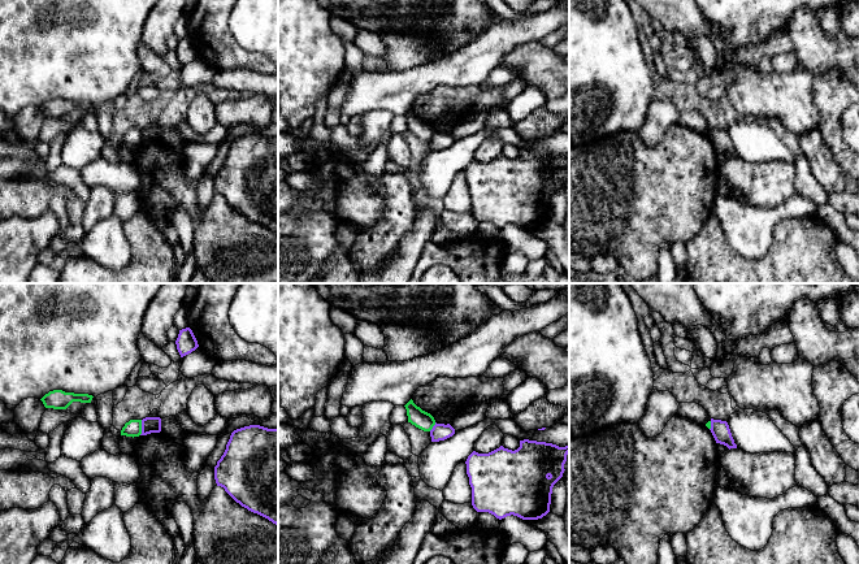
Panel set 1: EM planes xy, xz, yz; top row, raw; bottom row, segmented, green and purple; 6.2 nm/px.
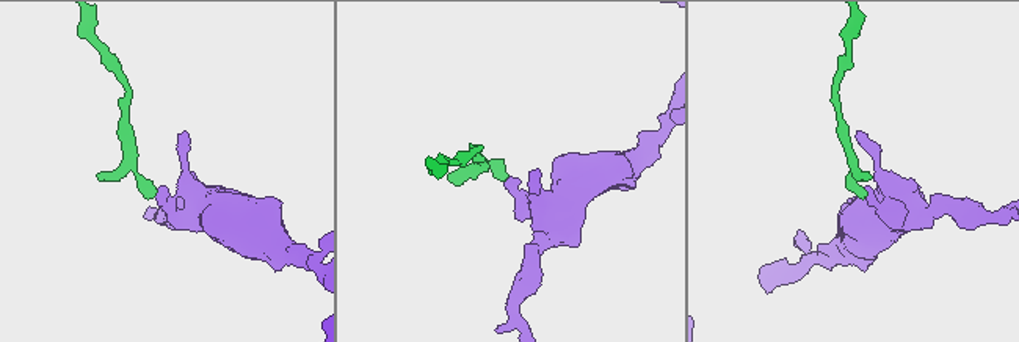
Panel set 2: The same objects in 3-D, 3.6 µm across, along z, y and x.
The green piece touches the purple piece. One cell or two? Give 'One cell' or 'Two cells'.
Two cells

